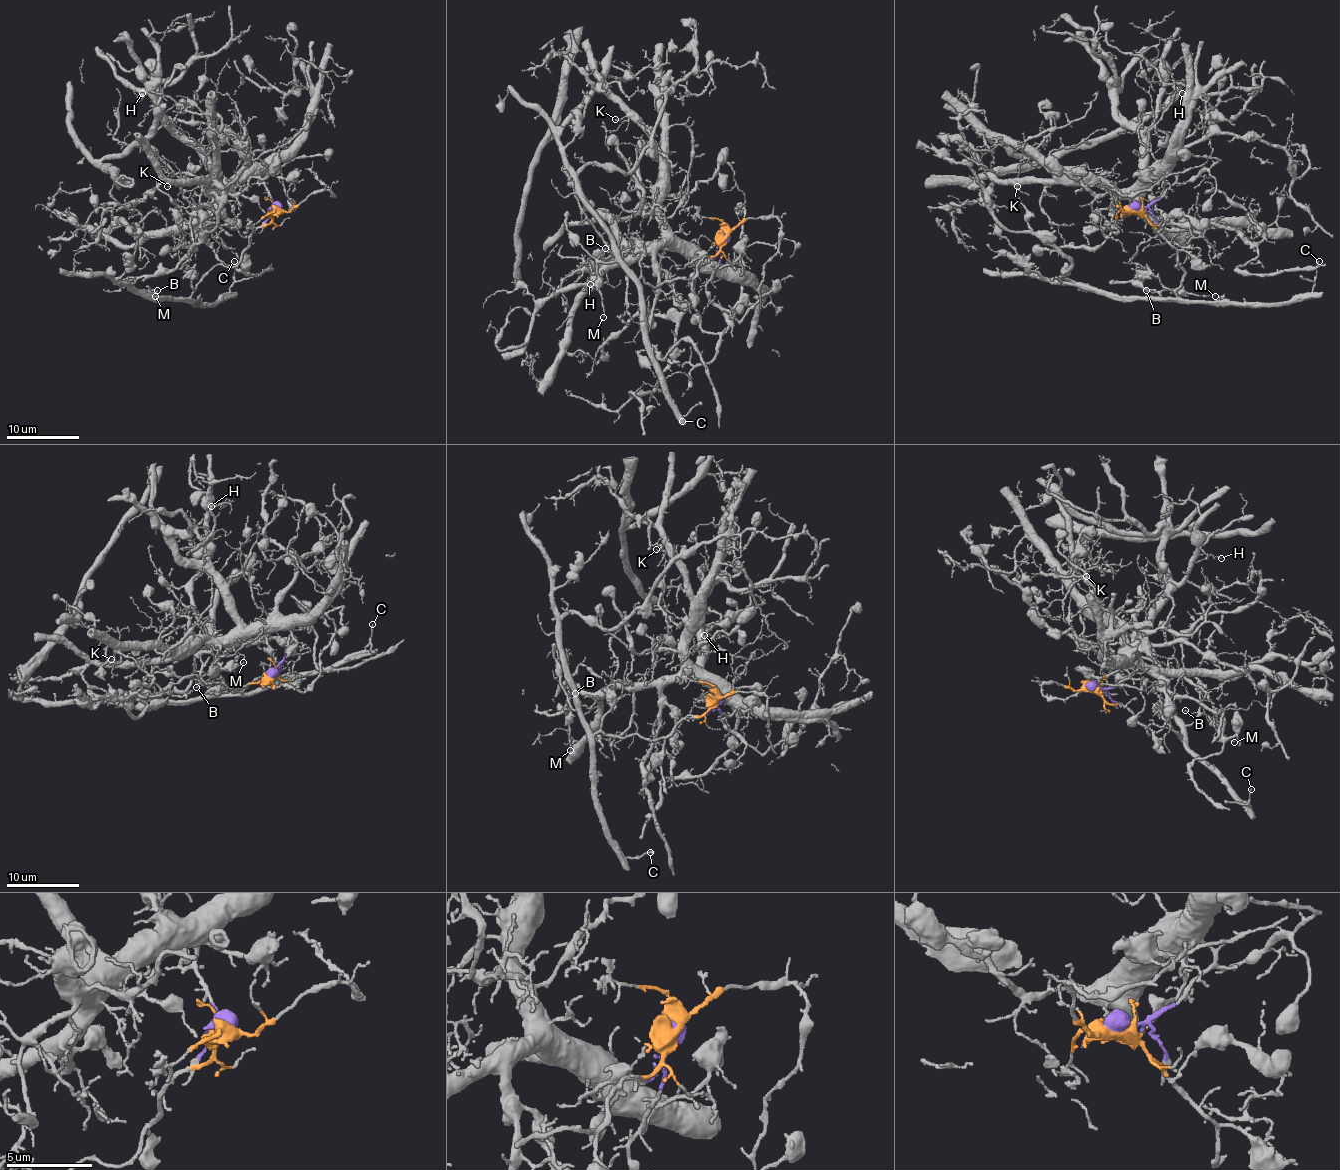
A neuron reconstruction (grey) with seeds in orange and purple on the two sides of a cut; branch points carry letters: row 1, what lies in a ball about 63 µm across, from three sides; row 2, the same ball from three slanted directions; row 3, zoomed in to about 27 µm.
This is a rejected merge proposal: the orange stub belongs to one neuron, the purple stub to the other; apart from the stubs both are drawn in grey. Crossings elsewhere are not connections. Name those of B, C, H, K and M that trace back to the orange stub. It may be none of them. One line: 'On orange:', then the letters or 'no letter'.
On orange: B, C, M

